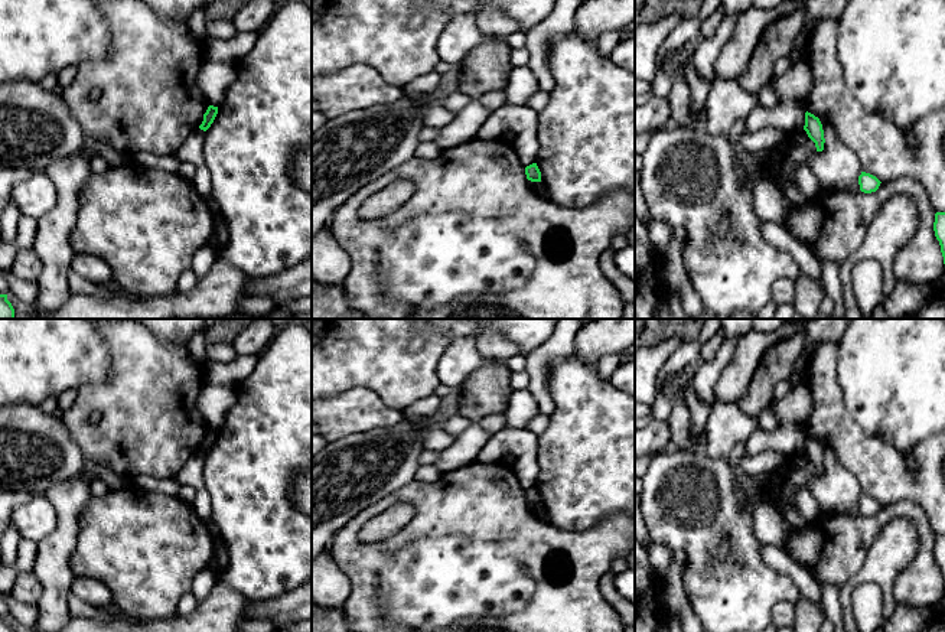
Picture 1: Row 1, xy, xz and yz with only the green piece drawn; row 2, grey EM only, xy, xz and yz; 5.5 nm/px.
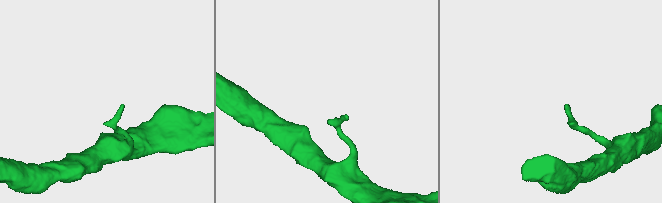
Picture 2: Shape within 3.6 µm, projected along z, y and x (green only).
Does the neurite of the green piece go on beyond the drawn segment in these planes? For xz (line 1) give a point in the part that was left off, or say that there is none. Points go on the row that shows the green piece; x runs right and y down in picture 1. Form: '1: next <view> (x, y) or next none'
1: next none

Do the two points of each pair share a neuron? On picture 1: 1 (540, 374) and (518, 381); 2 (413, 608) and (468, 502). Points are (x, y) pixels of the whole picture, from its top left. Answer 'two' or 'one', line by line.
1: two
2: two

